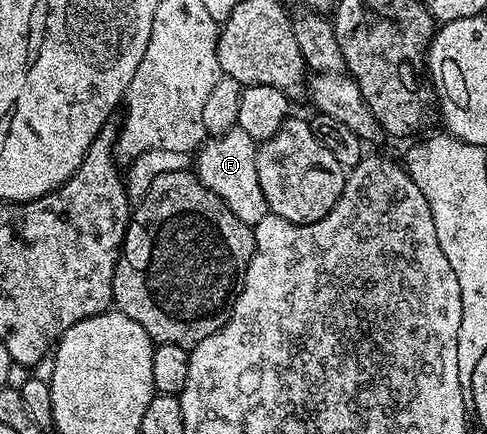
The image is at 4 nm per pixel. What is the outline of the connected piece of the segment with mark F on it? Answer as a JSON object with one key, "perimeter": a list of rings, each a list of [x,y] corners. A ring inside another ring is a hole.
{"perimeter":[[[234,127],[226,130],[226,134],[205,139],[194,156],[196,177],[203,182],[230,210],[234,210],[242,222],[255,226],[262,218],[269,215],[268,203],[262,194],[262,186],[258,186],[258,166],[256,165],[256,149],[258,142],[246,134],[246,130]]]}

